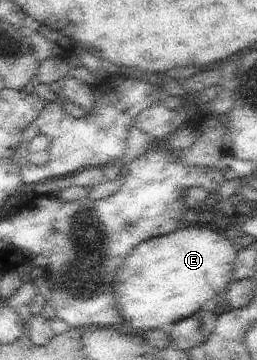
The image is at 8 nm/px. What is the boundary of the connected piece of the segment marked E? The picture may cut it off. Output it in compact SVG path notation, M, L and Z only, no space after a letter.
M198 226L176 229L159 237L141 242L125 258L124 265L116 271L113 293L123 322L131 324L134 330L156 330L168 328L198 312L205 302L216 298L228 284L237 257L234 245L220 232Z

